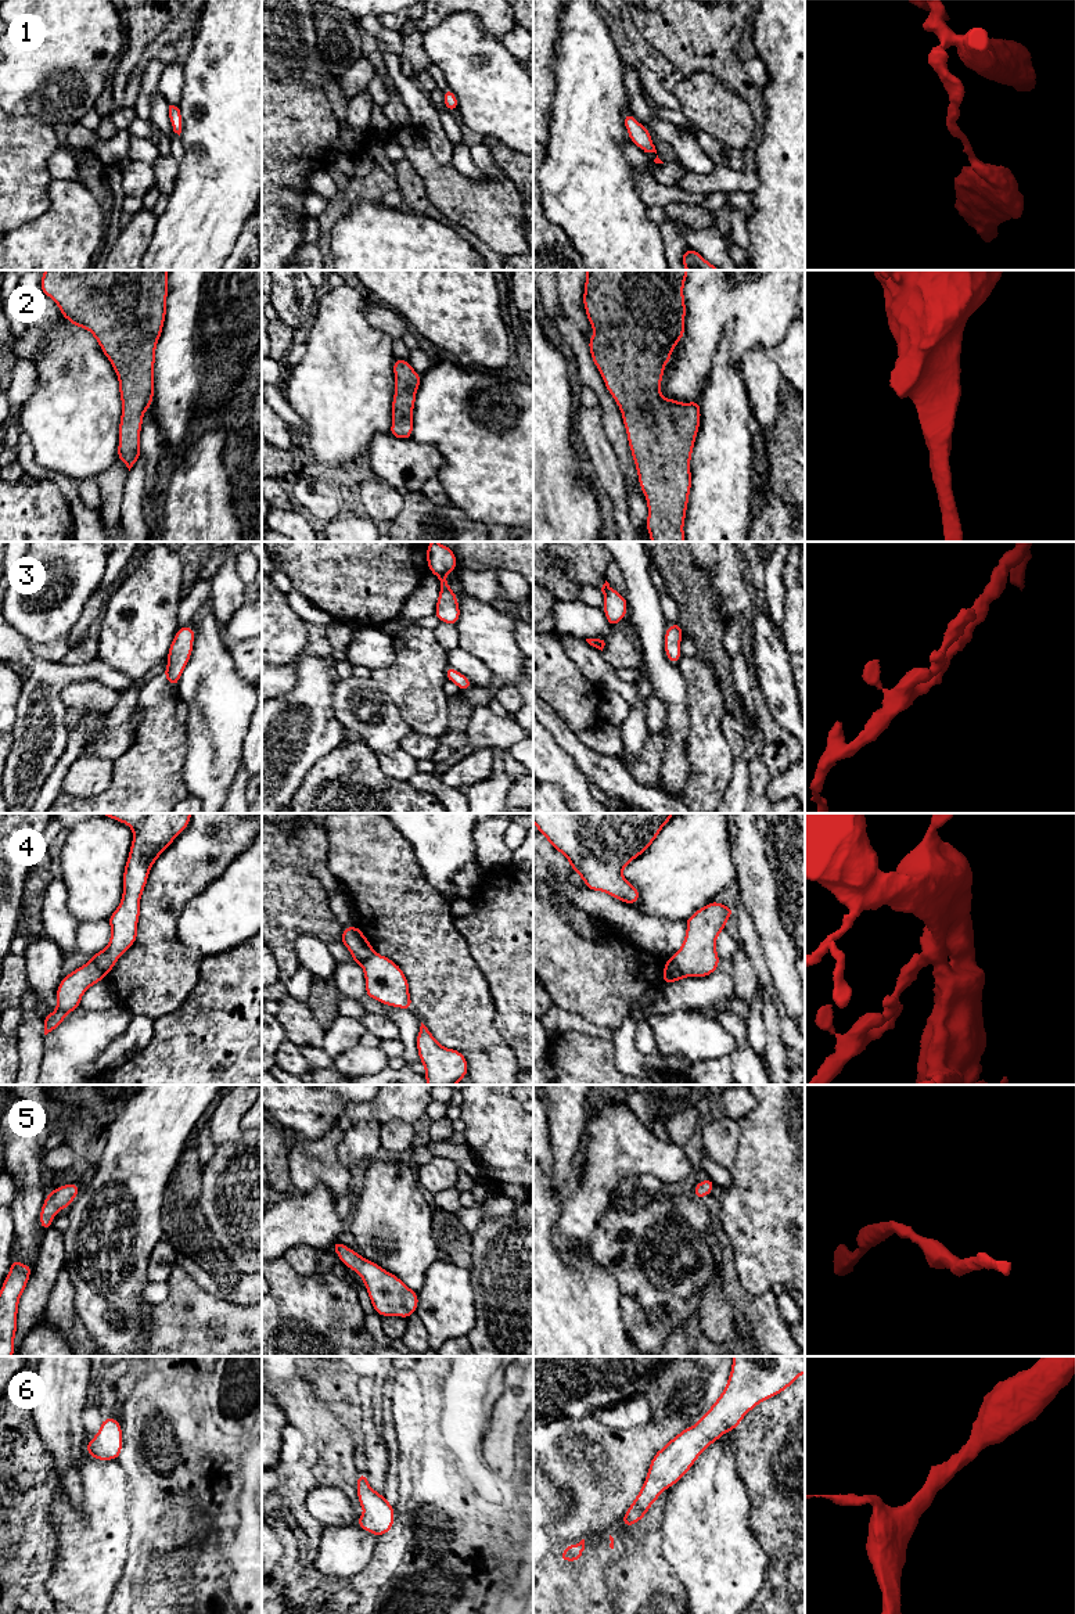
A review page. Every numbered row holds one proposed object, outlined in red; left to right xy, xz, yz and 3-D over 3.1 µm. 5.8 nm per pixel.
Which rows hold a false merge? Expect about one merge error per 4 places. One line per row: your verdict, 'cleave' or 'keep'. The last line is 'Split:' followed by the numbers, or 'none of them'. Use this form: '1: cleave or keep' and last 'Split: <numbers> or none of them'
1: keep
2: keep
3: keep
4: cleave
5: keep
6: keep
Split: 4

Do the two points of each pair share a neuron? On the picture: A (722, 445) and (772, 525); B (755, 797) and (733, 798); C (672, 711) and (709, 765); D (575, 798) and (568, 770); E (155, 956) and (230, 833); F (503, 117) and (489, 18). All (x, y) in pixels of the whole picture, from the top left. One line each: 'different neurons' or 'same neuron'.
A: different neurons
B: different neurons
C: different neurons
D: same neuron
E: same neuron
F: different neurons

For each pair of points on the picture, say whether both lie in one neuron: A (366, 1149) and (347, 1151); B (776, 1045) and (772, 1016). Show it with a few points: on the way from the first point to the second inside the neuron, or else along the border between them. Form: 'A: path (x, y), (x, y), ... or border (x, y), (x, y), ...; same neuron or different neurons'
A: path (362, 1149), (351, 1151); same neuron
B: path (773, 1038), (772, 1023); same neuron

